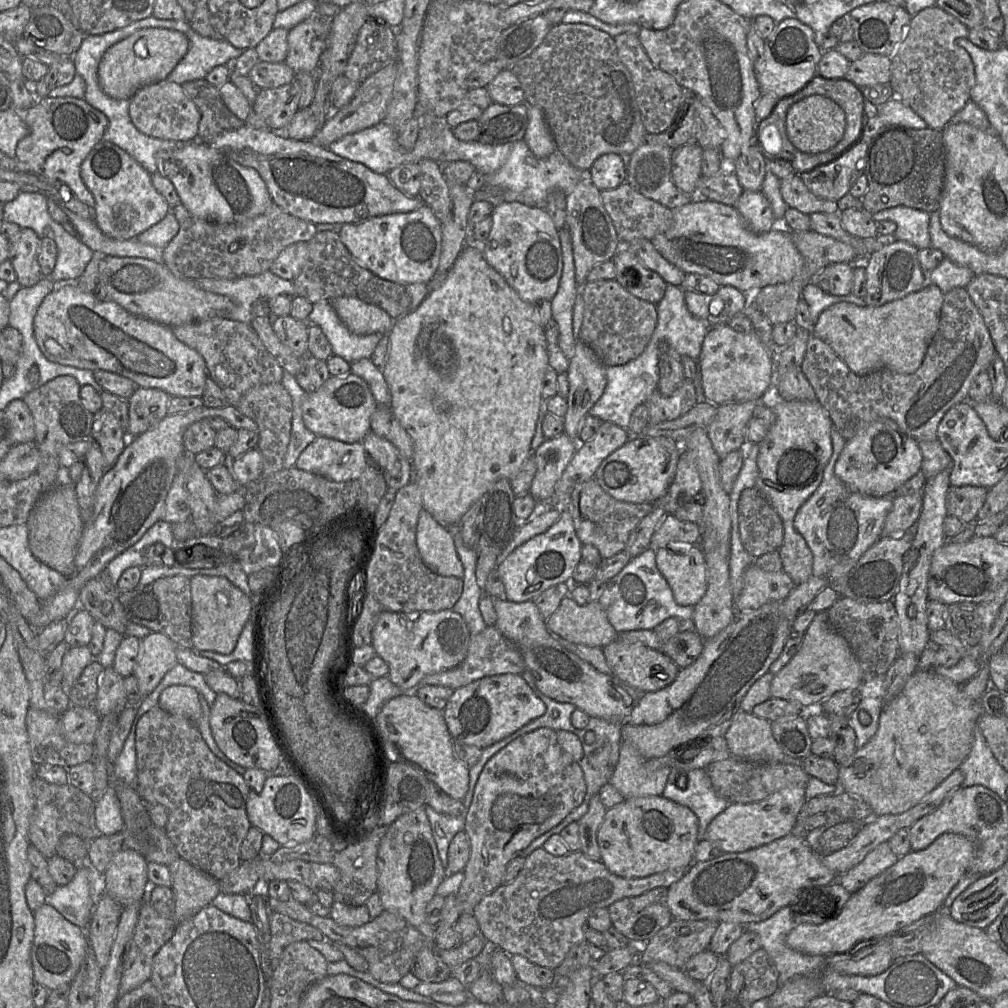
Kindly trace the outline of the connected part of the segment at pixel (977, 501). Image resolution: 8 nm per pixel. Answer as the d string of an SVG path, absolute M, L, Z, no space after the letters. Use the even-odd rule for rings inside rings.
M951 486L946 495L947 513L963 523L973 523L985 503L988 489L981 486Z

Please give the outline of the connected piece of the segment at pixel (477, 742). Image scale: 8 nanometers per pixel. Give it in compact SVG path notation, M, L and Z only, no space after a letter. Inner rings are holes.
M502 674L484 677L454 690L443 716L454 742L484 749L544 715L546 710L546 705L521 675Z

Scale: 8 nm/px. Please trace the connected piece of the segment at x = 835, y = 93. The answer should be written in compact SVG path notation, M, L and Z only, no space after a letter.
M817 74L795 94L798 95L798 100L811 95L822 95L830 98L843 109L846 127L843 138L832 148L834 156L846 148L864 127L866 117L863 91L846 78L826 79Z

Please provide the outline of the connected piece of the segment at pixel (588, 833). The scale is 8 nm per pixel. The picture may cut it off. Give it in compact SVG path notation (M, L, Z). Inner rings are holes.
M597 793L590 799L587 813L578 821L580 852L595 861L601 861L597 833L606 812L607 808Z

